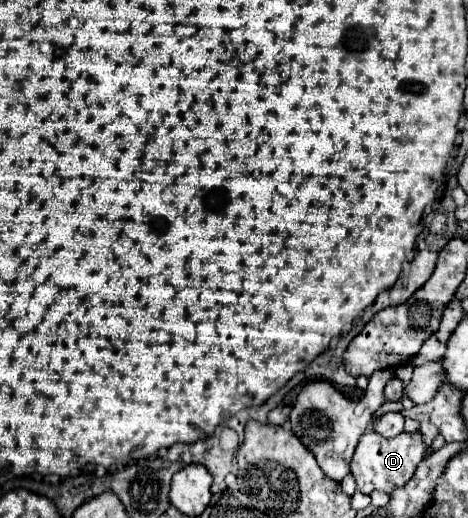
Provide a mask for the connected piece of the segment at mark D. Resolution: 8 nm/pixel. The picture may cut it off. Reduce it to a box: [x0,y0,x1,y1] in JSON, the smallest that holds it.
[350,431,428,493]

